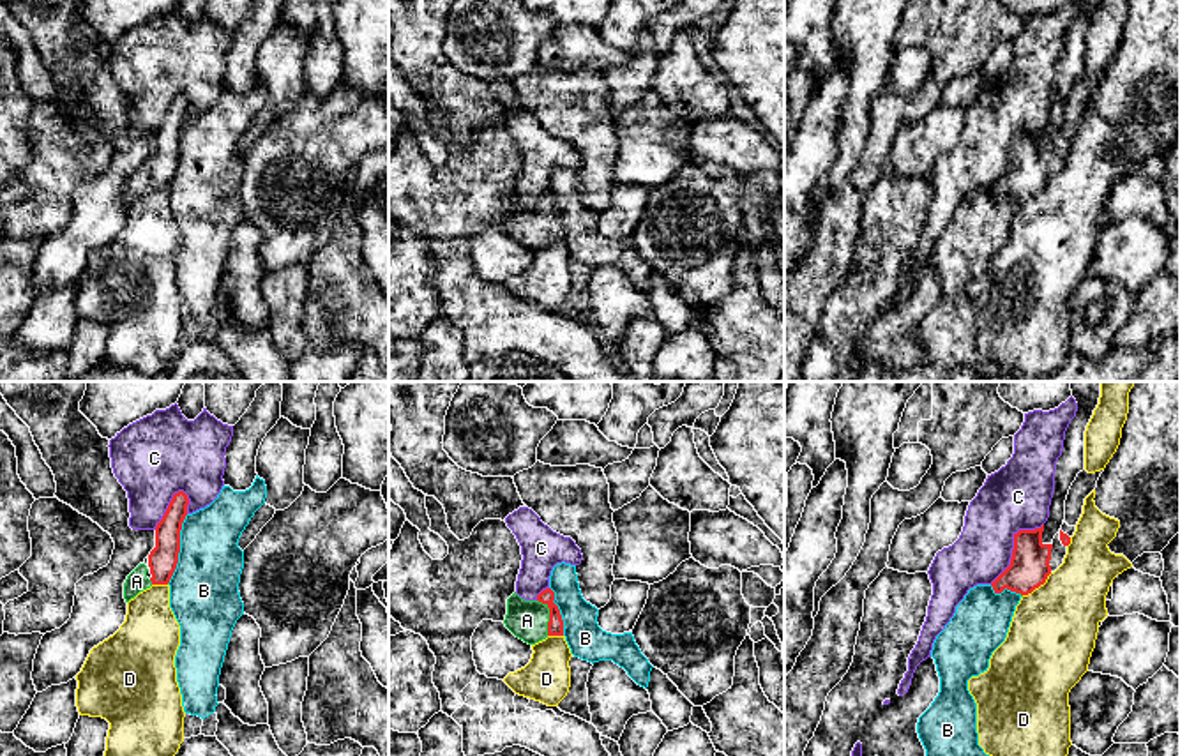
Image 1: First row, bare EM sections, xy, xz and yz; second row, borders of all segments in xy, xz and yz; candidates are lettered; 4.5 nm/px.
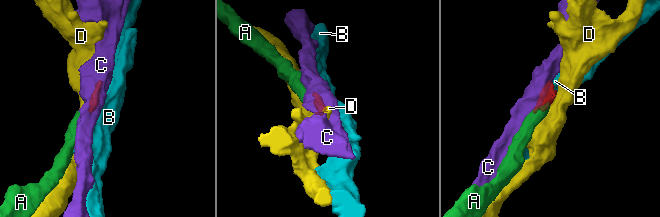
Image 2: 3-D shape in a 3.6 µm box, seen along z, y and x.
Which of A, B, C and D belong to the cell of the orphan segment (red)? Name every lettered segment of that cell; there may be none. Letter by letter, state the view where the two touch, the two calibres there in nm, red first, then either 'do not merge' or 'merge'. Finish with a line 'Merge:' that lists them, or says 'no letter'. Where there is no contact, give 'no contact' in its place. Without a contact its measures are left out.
A: meets red in xz; 80 nm thick on the red side, 180 nm on the other; merge
B: meets red in xy; 140 nm thick on the red side, 320 nm on the other; do not merge
C: meets red in yz; 180 nm thick on the red side, 300 nm on the other; do not merge
D: meets red in yz; 180 nm thick on the red side, 400 nm on the other; do not merge
Merge: A

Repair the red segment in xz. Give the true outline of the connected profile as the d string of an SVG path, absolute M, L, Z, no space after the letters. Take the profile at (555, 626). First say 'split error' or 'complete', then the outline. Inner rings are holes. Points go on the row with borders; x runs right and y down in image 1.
split error | M542 590L535 601L525 601L516 592L507 599L505 627L528 645L535 645L548 636L564 636L564 620L553 602L555 592Z

